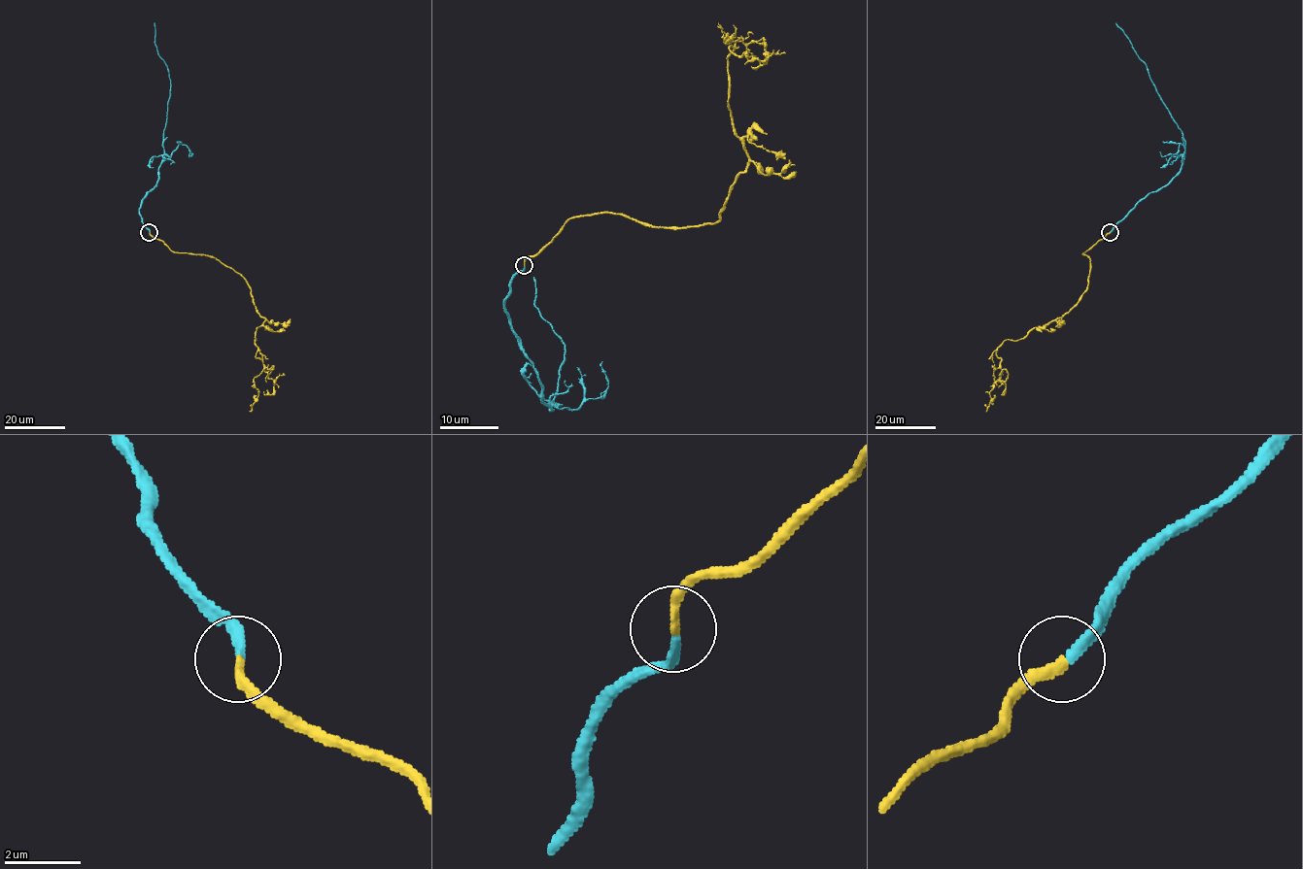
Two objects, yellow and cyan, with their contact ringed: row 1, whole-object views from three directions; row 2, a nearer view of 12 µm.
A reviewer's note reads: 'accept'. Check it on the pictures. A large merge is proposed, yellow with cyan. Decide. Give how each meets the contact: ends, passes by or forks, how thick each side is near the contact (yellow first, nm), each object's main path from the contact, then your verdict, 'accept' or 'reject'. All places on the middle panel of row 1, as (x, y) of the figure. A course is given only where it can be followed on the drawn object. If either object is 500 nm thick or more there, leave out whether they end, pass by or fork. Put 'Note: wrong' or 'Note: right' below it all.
yellow ends; cyan ends; calibres 260 and 260 nm; course yellow (524, 264), (572, 217), (720, 218), (748, 160), (727, 64), (730, 46), (746, 50), (717, 26); course cyan (524, 266), (511, 283), (505, 312), (537, 375), (542, 400), (554, 410), (565, 347), (534, 306), (532, 276); accept
Note: right

